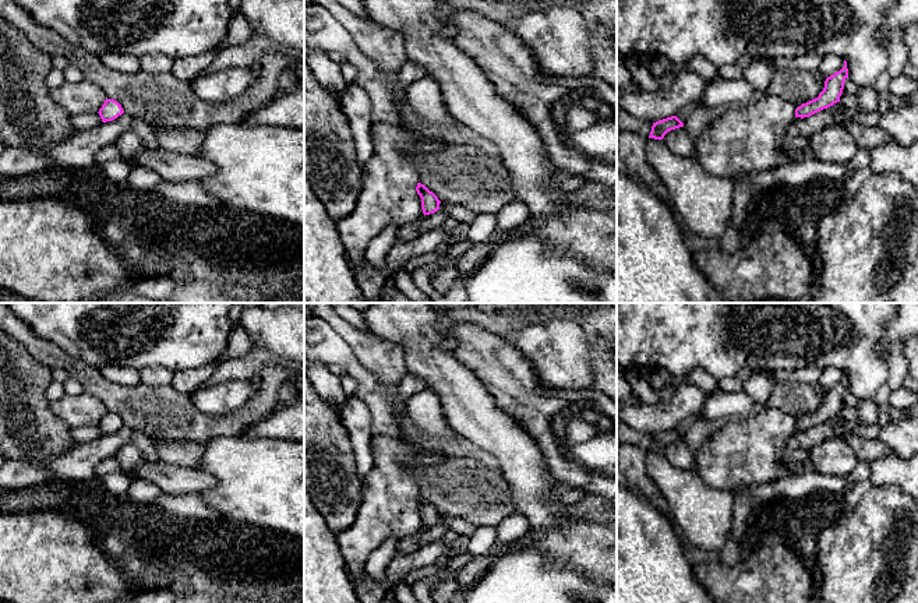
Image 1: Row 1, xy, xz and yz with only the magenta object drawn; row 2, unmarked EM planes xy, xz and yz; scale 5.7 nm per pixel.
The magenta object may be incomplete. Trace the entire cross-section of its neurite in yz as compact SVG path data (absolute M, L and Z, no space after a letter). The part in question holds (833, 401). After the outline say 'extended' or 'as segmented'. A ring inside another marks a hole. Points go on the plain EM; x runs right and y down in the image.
M844 373L844 380L827 389L825 394L825 401L818 410L802 416L795 422L795 430L809 430L823 422L833 419L840 415L840 409L844 402L844 394L848 391L847 374Z; as segmented

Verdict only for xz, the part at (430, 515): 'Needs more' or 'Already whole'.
Already whole

